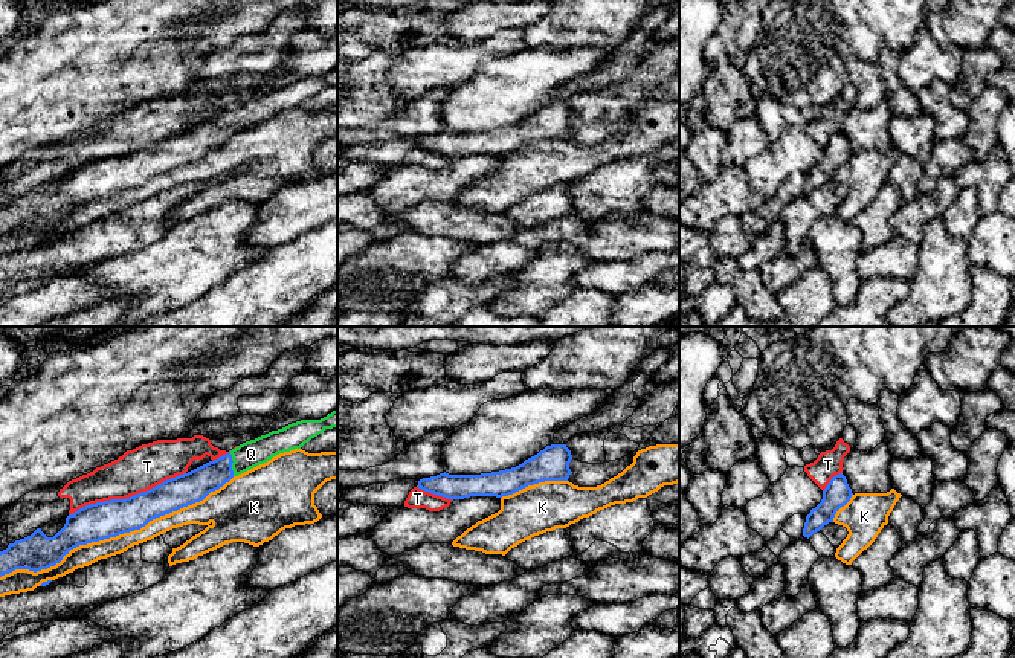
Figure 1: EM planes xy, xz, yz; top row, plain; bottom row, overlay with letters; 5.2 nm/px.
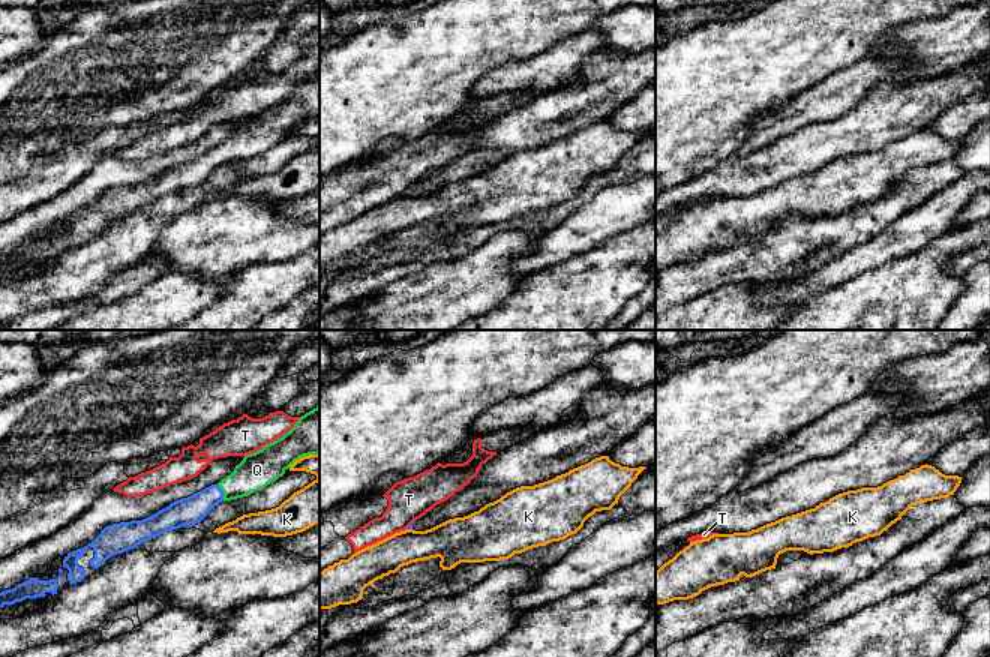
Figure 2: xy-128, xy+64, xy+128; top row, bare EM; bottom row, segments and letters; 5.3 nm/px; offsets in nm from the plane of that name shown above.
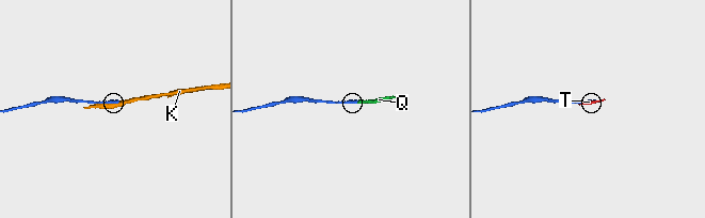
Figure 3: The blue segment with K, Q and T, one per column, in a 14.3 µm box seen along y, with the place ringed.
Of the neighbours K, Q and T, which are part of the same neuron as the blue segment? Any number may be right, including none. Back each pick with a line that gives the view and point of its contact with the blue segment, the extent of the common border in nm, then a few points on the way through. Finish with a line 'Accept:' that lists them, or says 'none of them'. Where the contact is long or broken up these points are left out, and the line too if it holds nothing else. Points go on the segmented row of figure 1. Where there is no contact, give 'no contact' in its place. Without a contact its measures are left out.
Q: meets blue in xy at (231, 464); contact 130 nm long; runs through xy (191, 487), (231, 464), (251, 454)
Accept: Q

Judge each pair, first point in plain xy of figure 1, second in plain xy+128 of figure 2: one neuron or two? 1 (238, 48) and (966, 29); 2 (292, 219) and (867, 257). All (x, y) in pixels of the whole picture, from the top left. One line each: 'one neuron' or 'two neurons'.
1: two neurons
2: one neuron

